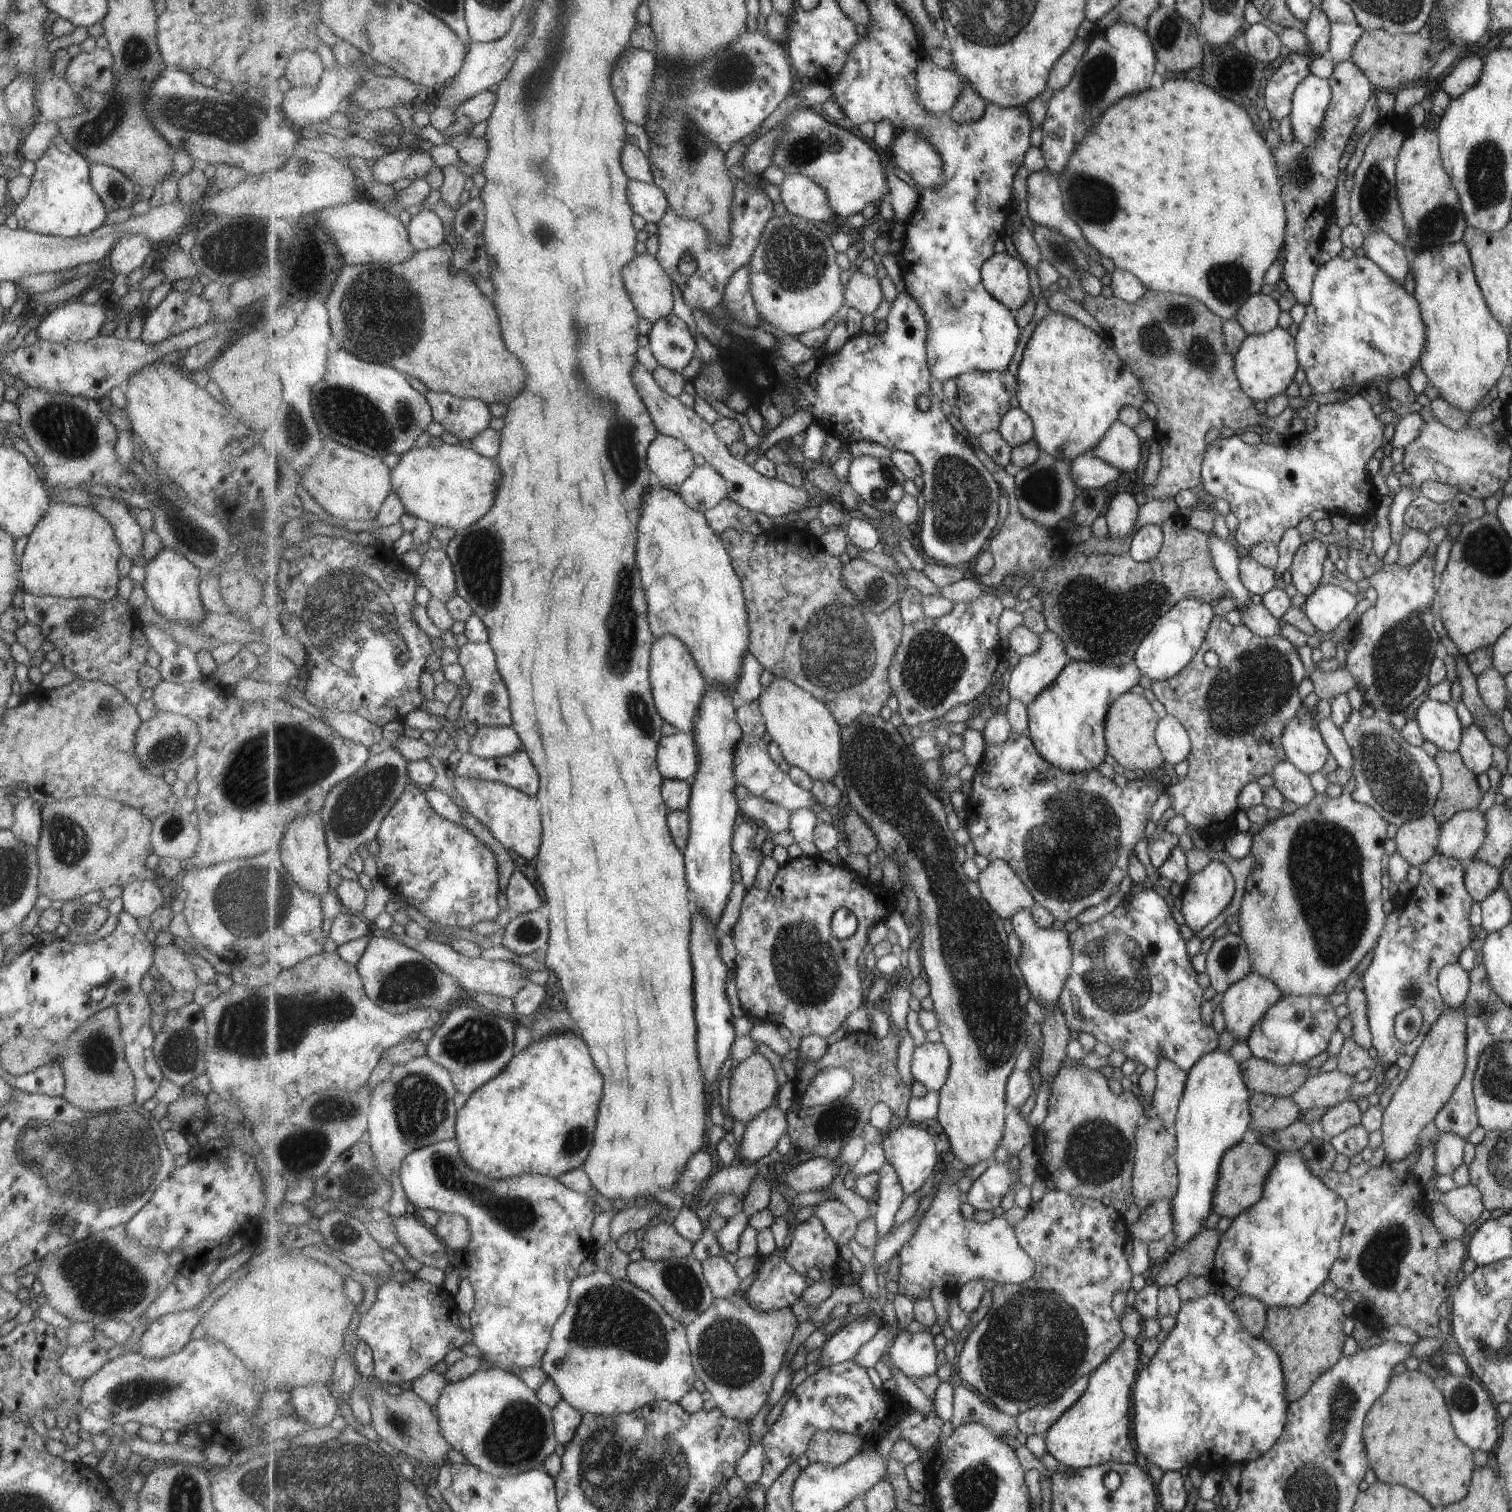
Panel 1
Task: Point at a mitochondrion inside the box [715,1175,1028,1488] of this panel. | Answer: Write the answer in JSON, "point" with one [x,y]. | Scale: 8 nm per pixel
{"point":[992,1370]}

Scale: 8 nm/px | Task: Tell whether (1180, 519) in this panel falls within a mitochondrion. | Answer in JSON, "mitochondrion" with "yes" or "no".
{"mitochondrion":"no"}

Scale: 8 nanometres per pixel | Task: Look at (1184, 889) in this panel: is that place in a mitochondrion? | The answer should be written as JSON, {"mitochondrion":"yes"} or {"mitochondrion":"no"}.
{"mitochondrion":"no"}

